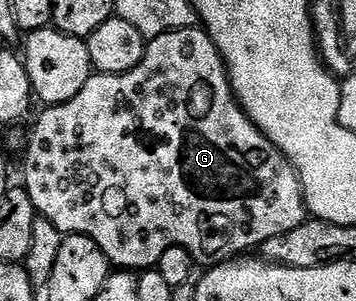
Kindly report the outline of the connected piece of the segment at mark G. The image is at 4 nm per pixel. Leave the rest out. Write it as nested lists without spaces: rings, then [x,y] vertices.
[[[191,28],[189,30],[173,30],[149,39],[143,59],[130,71],[123,74],[91,73],[88,84],[72,96],[64,104],[47,106],[41,111],[38,123],[34,126],[30,138],[25,143],[26,150],[26,182],[24,189],[32,196],[35,211],[41,217],[52,220],[56,228],[64,236],[68,234],[83,234],[96,244],[106,254],[106,258],[115,267],[141,272],[157,267],[160,256],[168,252],[168,248],[179,246],[190,253],[191,259],[203,262],[203,267],[209,268],[219,262],[229,262],[231,258],[245,255],[253,248],[260,248],[272,236],[280,236],[284,232],[292,232],[300,223],[307,221],[308,211],[306,197],[302,194],[302,185],[294,165],[281,154],[276,147],[258,130],[258,126],[243,112],[234,92],[230,88],[230,78],[226,75],[226,65],[216,48],[216,44],[205,29]]]

